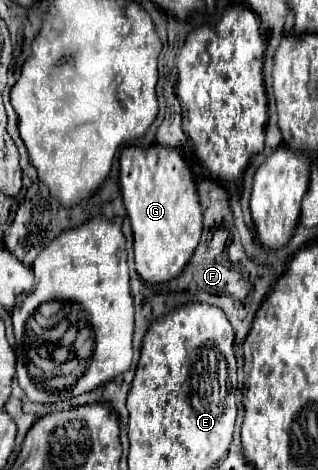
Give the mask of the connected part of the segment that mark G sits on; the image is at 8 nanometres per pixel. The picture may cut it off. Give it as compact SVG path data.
M171 146L123 150L119 158L119 186L133 228L137 274L147 284L173 280L193 256L203 230L203 210L189 164Z

